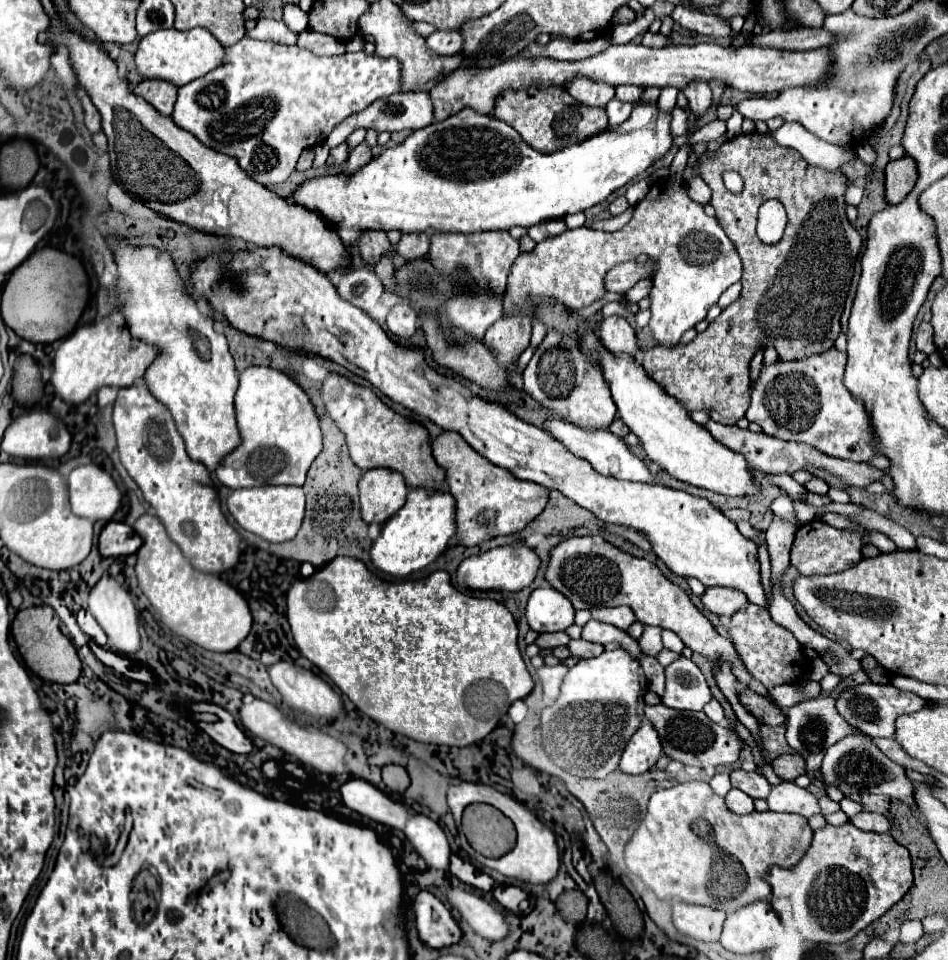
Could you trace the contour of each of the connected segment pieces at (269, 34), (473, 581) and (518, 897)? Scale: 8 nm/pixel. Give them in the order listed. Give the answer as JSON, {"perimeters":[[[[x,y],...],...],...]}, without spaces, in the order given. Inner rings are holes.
{"perimeters":[[[[257,19],[257,27],[253,31],[247,31],[247,35],[261,41],[273,41],[273,43],[285,43],[285,45],[293,45],[297,41],[297,35],[291,33],[283,21],[275,21],[275,19]]],[[[523,543],[505,545],[505,547],[495,547],[495,549],[489,549],[487,553],[463,559],[457,569],[457,581],[459,581],[459,587],[471,587],[479,591],[489,591],[489,589],[521,591],[533,583],[539,567],[541,567],[541,559],[531,547]]],[[[495,885],[493,887],[493,897],[503,909],[507,909],[515,915],[519,913],[521,901],[529,899],[529,895],[525,891],[521,891],[519,887],[511,887],[511,885]]]]}

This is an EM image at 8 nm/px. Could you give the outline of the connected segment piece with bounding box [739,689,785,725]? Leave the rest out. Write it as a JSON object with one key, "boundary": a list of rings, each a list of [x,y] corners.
{"boundary":[[[741,689],[739,701],[759,723],[765,723],[765,725],[783,725],[785,723],[781,709],[775,703],[771,703],[767,697],[763,697],[751,689]]]}

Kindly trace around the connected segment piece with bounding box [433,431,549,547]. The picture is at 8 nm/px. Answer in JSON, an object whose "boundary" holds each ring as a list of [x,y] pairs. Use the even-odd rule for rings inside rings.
{"boundary":[[[443,431],[433,439],[433,457],[445,471],[449,493],[457,501],[457,543],[475,547],[493,537],[523,531],[547,505],[549,491],[533,481],[519,481],[507,469],[491,465],[453,431]]]}

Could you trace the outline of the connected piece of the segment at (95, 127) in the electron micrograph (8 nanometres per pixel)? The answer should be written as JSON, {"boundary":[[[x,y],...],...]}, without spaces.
{"boundary":[[[87,95],[81,99],[81,105],[85,109],[85,125],[87,125],[87,129],[91,133],[99,133],[101,131],[101,115],[99,115],[99,111],[95,109],[95,105],[91,103],[91,99]]]}

